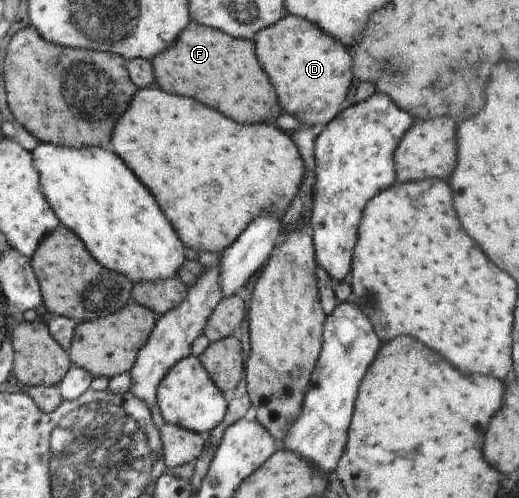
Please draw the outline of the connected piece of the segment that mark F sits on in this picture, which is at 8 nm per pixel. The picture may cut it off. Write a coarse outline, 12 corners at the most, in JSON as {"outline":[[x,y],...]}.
{"outline":[[190,21],[153,57],[156,87],[275,125],[252,41]]}

